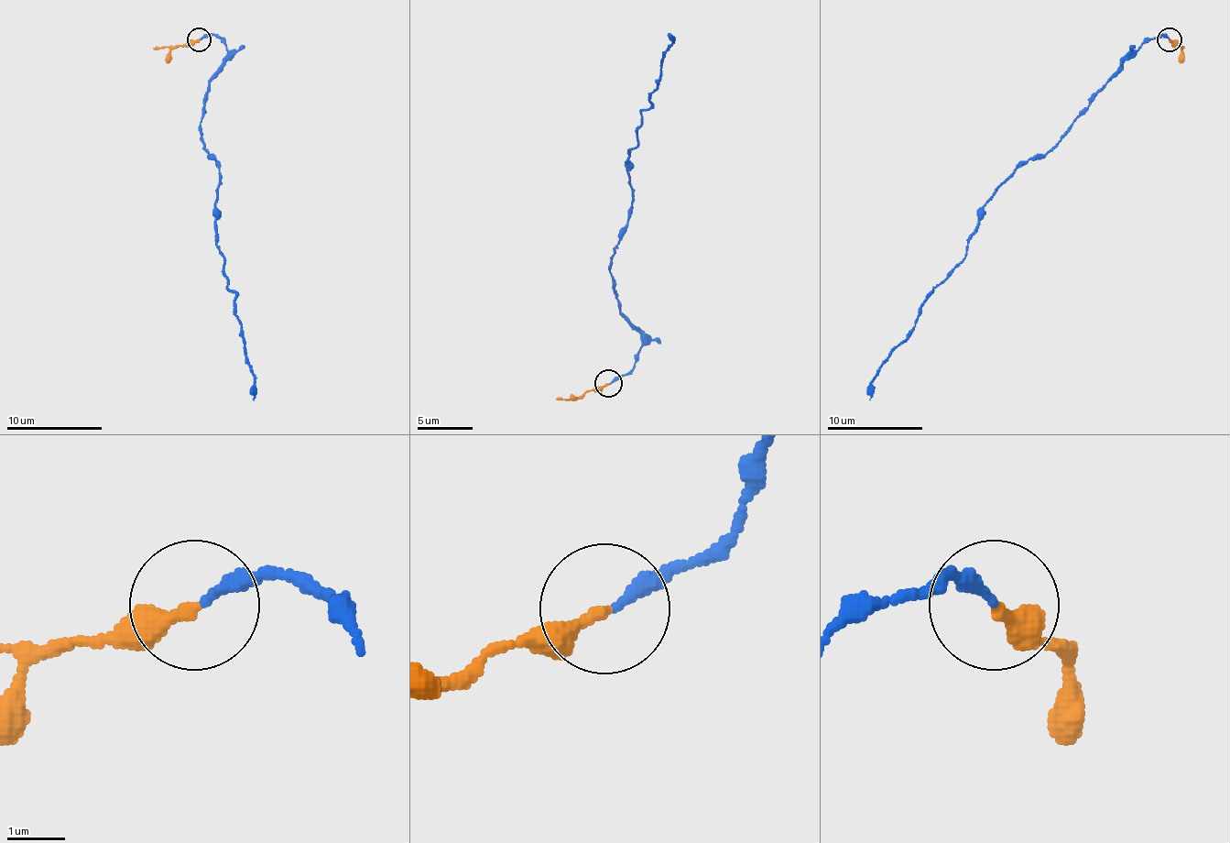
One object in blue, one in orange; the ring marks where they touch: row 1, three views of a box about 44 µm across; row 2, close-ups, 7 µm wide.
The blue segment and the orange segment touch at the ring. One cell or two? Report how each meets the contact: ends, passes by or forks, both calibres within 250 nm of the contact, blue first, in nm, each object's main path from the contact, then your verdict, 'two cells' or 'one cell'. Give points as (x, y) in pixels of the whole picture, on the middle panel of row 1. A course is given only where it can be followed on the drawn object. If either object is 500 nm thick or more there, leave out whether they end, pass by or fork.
blue ends there; orange ends there; 240 nm thick on the blue side, 280 nm on the other; blue runs (610, 384), (640, 348), (610, 270), (632, 204), (626, 152), (637, 144), (671, 36); orange runs (607, 384), (577, 398), (555, 398); one cell

